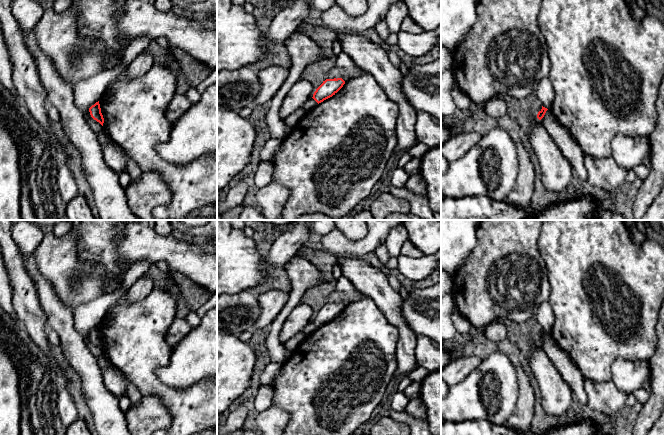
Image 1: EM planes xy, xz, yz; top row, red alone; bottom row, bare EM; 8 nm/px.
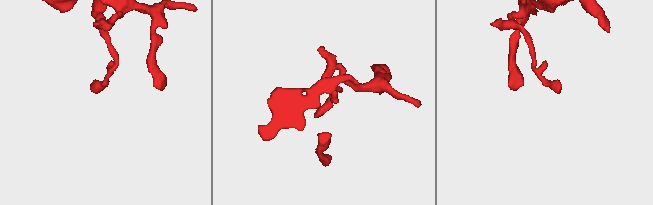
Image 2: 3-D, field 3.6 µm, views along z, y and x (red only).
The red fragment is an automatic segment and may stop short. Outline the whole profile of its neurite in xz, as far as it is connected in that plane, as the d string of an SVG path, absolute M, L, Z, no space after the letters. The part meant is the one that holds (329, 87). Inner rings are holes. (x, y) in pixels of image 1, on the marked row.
M342 78L326 79L316 89L312 98L319 104L335 95L343 87L344 84L345 81Z

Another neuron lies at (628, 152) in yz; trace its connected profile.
M616 136L611 143L611 157L627 171L642 164L649 153L649 138L645 136L628 137Z

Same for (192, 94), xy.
M191 86L184 94L186 95L187 99L190 101L191 104L197 103L201 98L201 94L197 91L197 89Z

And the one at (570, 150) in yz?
M549 109L541 119L541 122L546 132L557 144L563 157L569 162L576 183L587 181L588 173L584 165L584 154L571 134L555 119Z

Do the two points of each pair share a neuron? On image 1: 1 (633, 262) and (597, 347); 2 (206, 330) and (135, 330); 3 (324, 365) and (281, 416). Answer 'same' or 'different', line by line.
1: same
2: different
3: different

